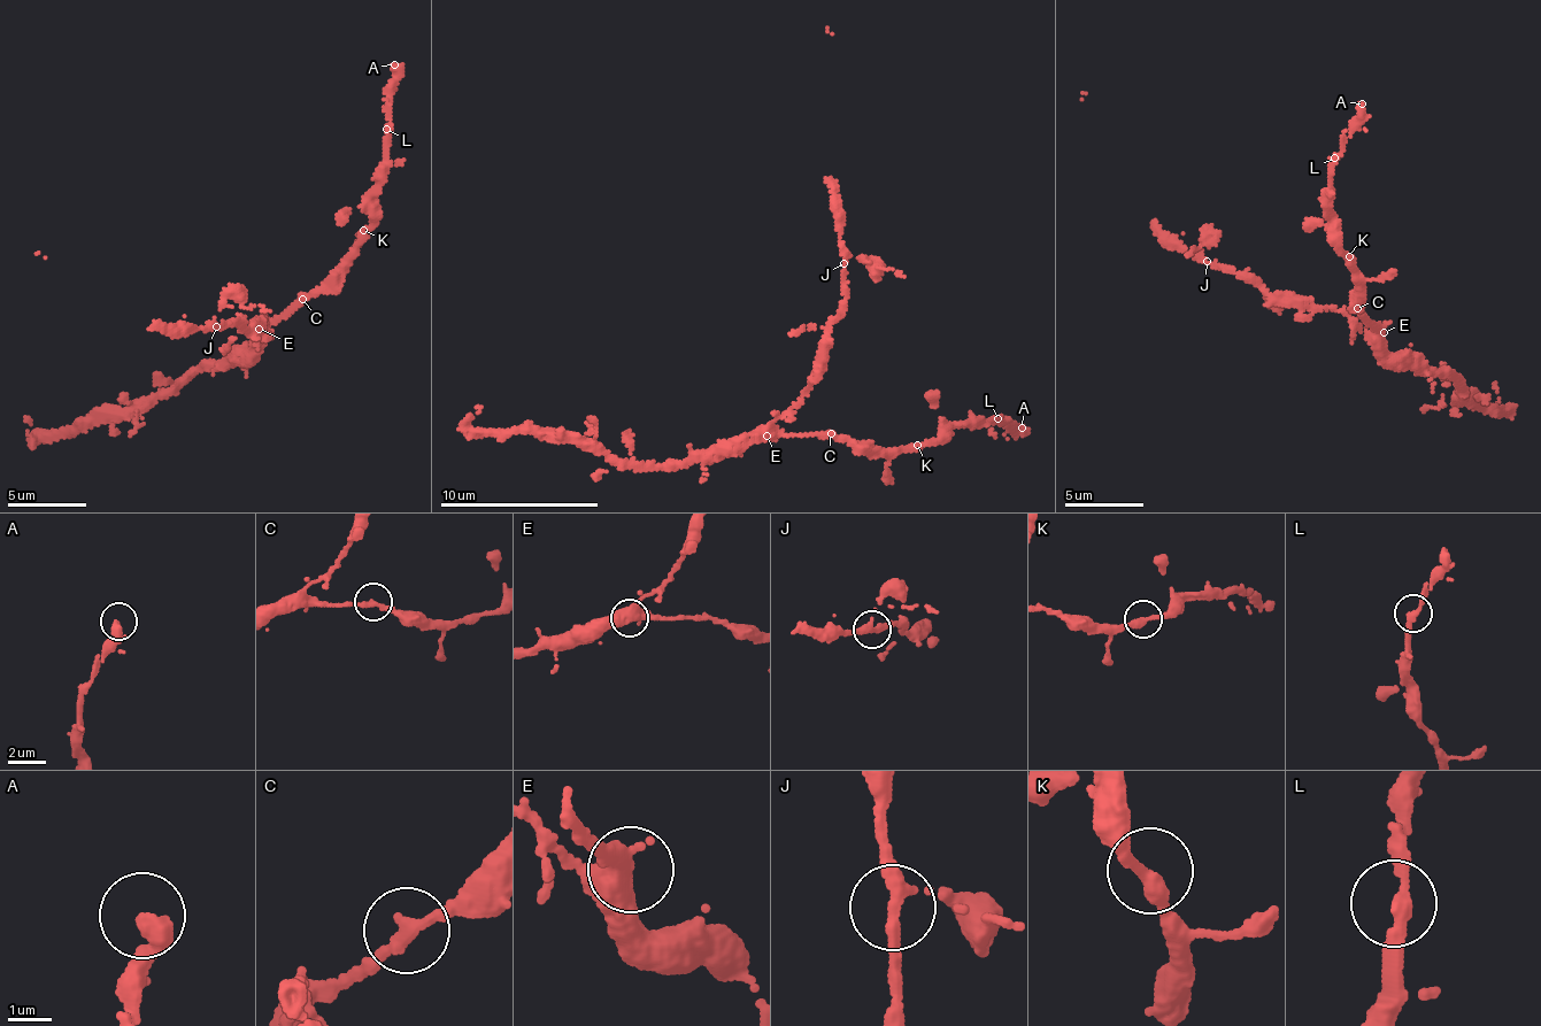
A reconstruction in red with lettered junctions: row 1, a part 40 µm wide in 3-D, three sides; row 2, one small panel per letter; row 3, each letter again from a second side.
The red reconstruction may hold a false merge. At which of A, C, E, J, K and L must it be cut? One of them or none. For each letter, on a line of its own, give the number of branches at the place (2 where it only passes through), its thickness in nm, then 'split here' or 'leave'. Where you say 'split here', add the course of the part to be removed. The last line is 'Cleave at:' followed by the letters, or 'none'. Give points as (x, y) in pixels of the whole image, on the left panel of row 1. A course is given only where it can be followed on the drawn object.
A: 1 branches meet; 440 nm thick; leave
C: 2 branches meet; 300 nm thick; leave
E: 3 branches meet; 400 nm thick; leave
J: 3 branches meet; 280 nm thick; leave
K: 2 branches meet; 300 nm thick; leave
L: 2 branches meet; 300 nm thick; leave
Cleave at: none

